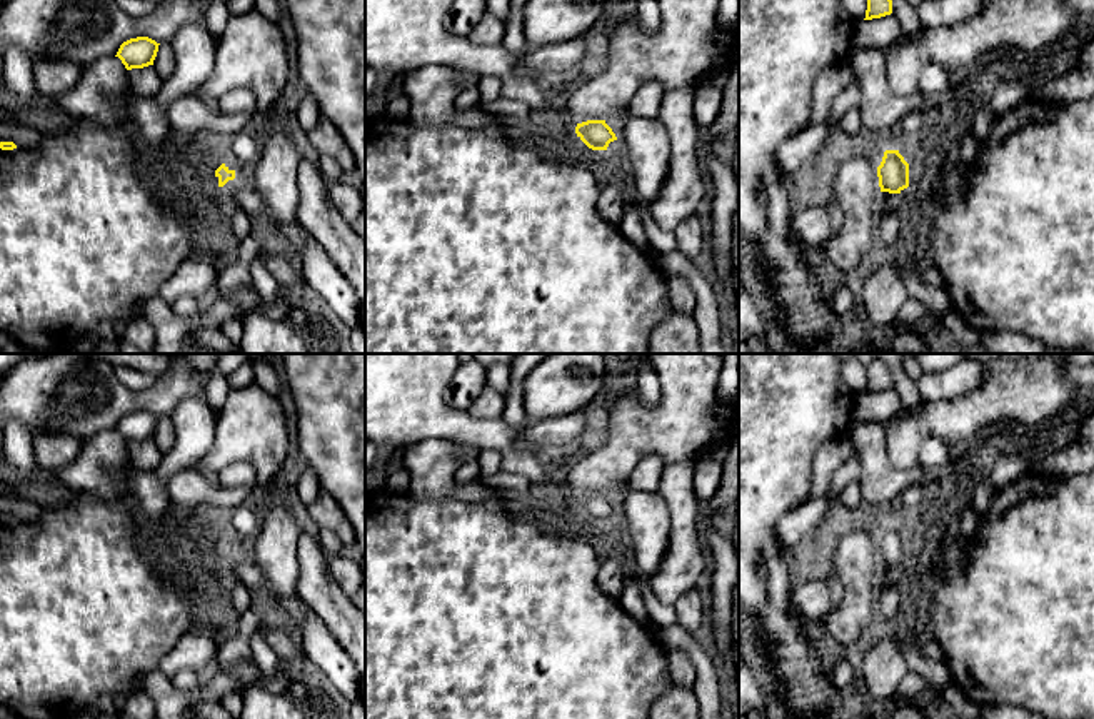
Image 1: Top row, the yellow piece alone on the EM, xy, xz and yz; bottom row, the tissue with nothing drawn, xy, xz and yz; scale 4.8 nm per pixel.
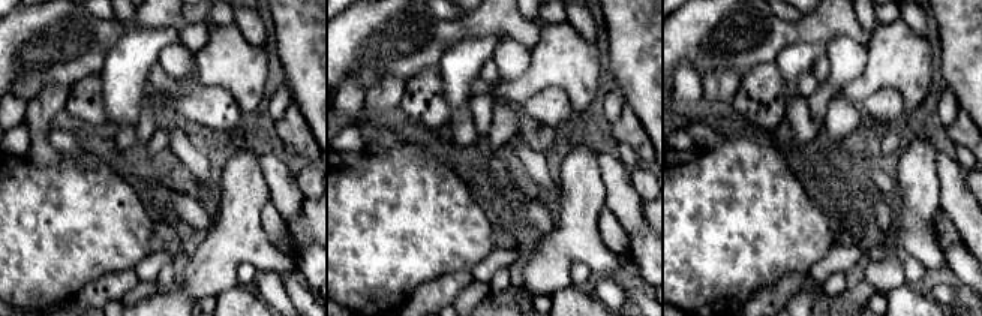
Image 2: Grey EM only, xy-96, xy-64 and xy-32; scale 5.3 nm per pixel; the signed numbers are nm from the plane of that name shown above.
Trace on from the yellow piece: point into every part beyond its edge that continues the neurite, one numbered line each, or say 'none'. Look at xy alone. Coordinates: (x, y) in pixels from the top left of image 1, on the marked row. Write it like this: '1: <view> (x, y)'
1: xy (239, 194)

